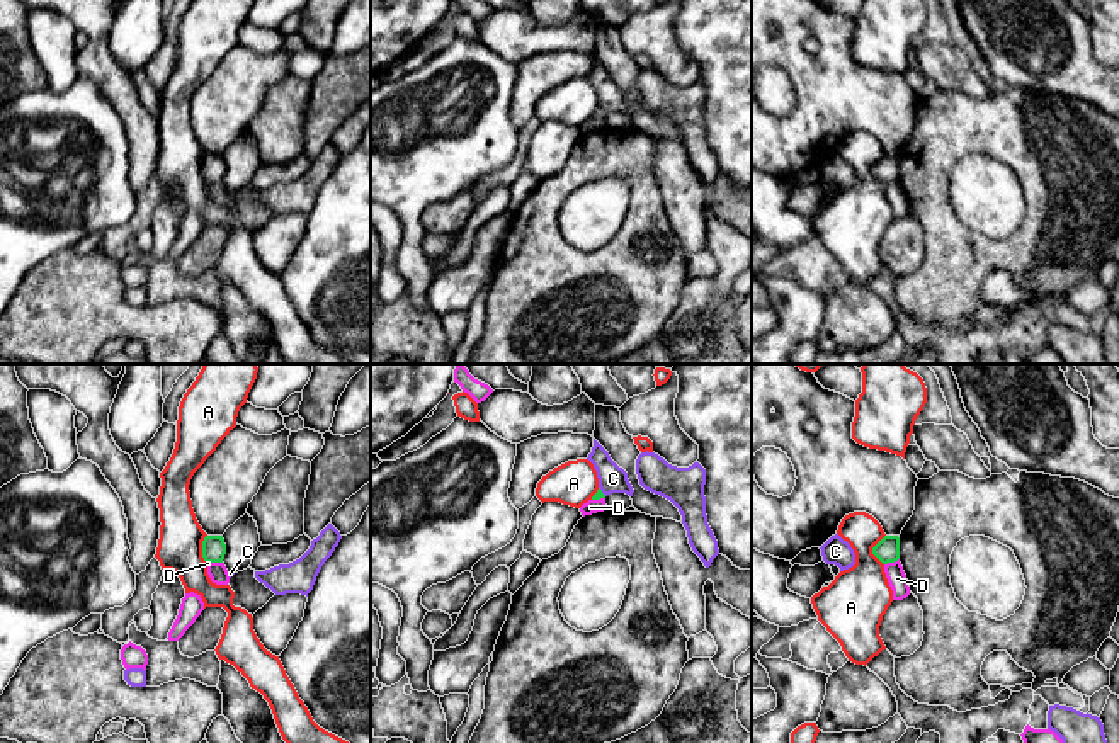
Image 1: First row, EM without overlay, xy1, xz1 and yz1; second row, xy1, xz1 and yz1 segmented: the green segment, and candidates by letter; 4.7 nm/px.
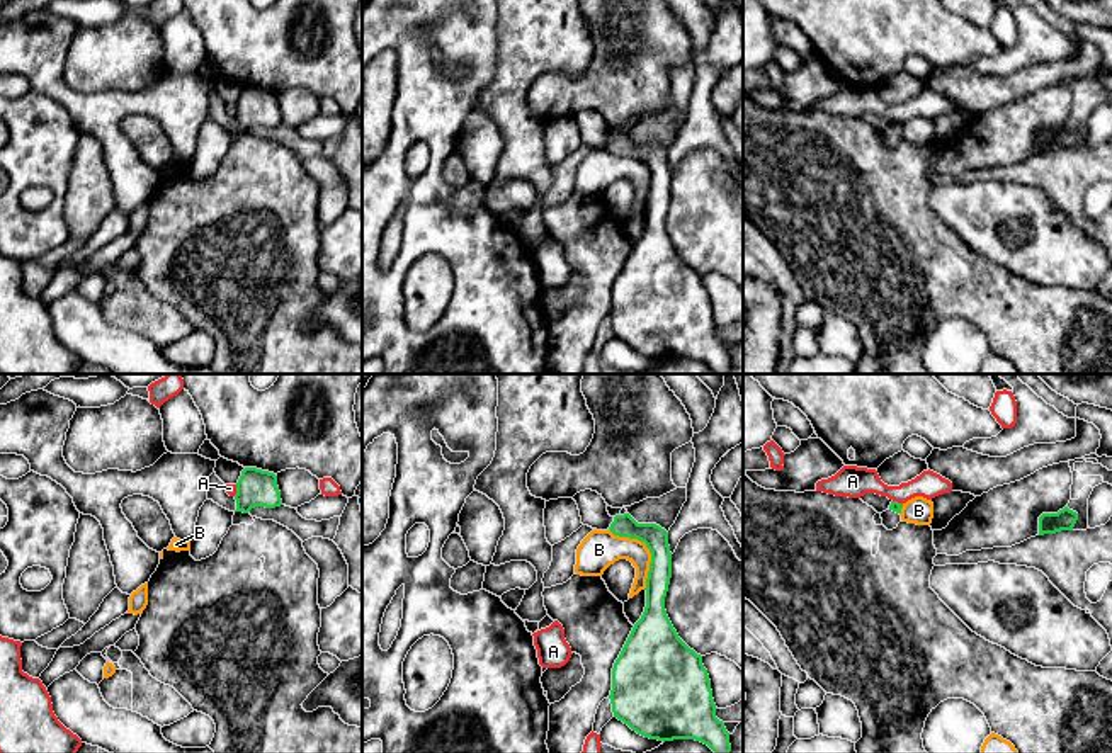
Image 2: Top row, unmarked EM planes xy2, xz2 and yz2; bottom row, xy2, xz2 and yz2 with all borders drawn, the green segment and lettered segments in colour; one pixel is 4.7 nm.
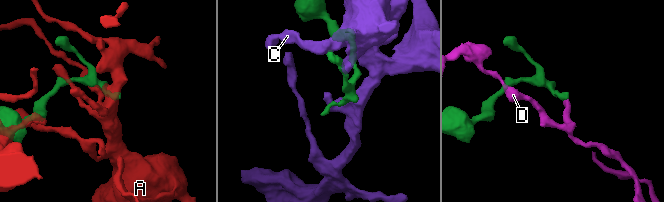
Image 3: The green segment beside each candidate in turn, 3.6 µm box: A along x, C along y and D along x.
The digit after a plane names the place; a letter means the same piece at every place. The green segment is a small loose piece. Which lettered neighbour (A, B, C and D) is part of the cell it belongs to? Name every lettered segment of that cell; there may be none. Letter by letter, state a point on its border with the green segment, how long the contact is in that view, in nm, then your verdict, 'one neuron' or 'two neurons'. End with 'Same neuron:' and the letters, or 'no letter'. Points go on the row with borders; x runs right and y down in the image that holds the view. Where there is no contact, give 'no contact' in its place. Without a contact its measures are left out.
A: contact yz1 (873, 550); length 150 nm; two neurons
B: contact xz2 (648, 548); length 340 nm; two neurons
C: contact xz1 (601, 492); length 60 nm; two neurons
D: contact xy1 (215, 561); length 70 nm; two neurons
Same neuron: no letter

